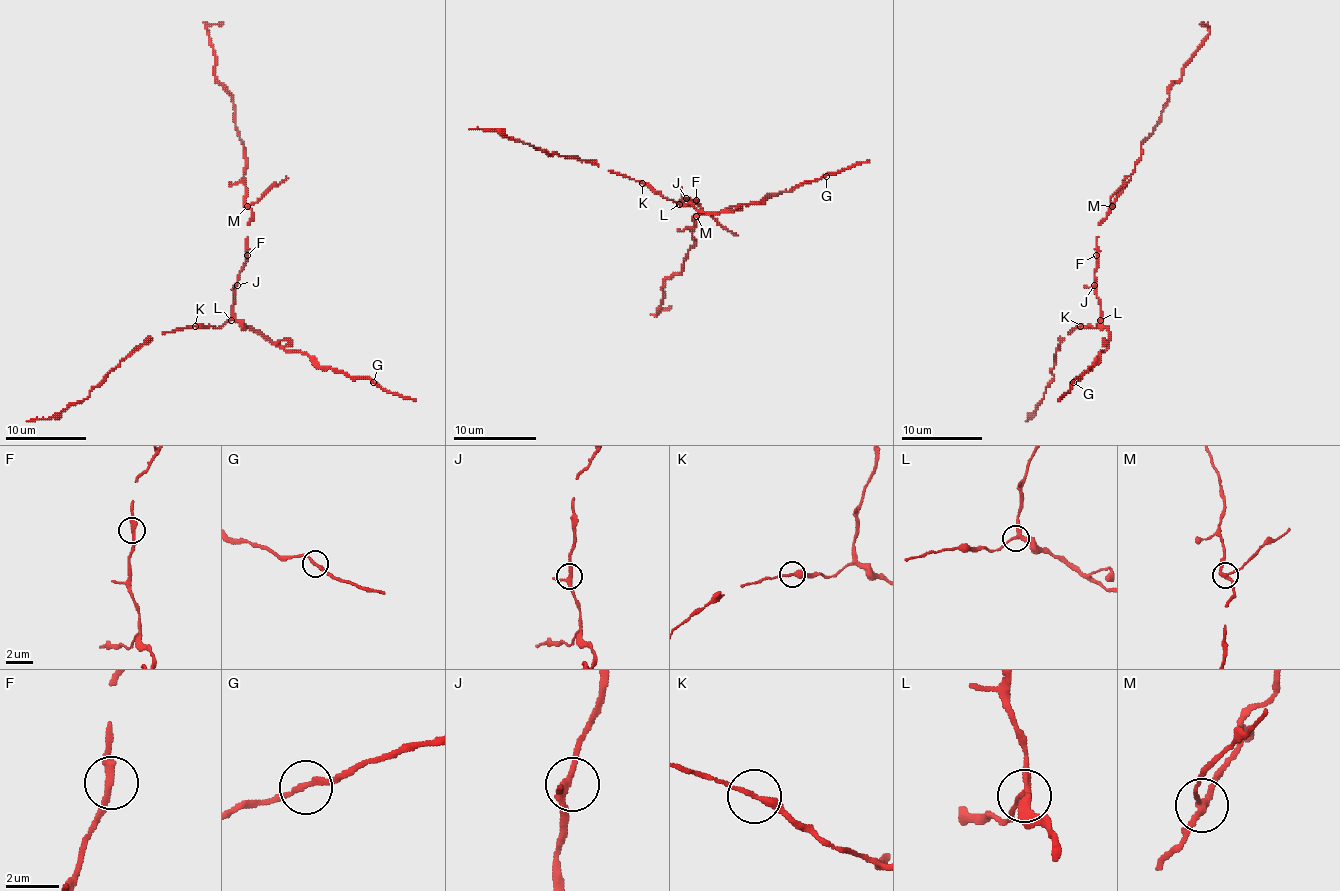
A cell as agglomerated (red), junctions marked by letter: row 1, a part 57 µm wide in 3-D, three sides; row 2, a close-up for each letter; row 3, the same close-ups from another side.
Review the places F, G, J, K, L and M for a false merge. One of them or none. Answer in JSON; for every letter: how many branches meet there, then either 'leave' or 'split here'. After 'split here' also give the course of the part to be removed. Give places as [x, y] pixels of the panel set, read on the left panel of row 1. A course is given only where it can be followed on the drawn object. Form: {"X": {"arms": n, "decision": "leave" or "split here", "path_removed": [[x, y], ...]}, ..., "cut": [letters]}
{"F": {"arms": 2, "decision": "leave"}, "G": {"arms": 2, "decision": "leave"}, "J": {"arms": 3, "decision": "leave"}, "K": {"arms": 2, "decision": "leave"}, "L": {"arms": 3, "decision": "leave"}, "M": {"arms": 3, "decision": "split here", "path_removed": [[247, 206], [286, 176]]}, "cut": ["M"]}

